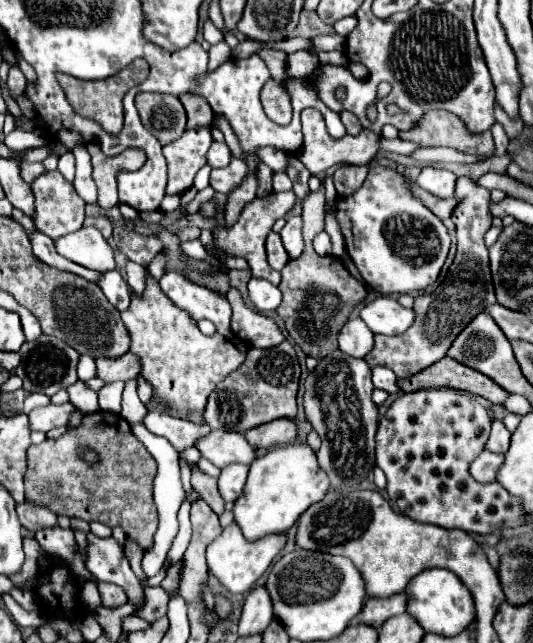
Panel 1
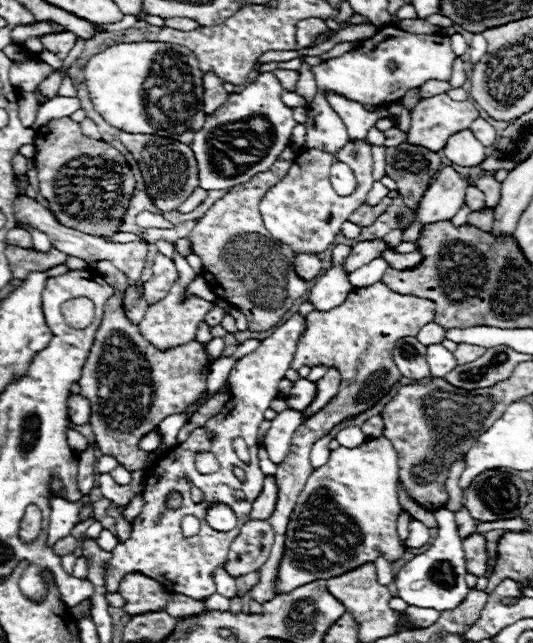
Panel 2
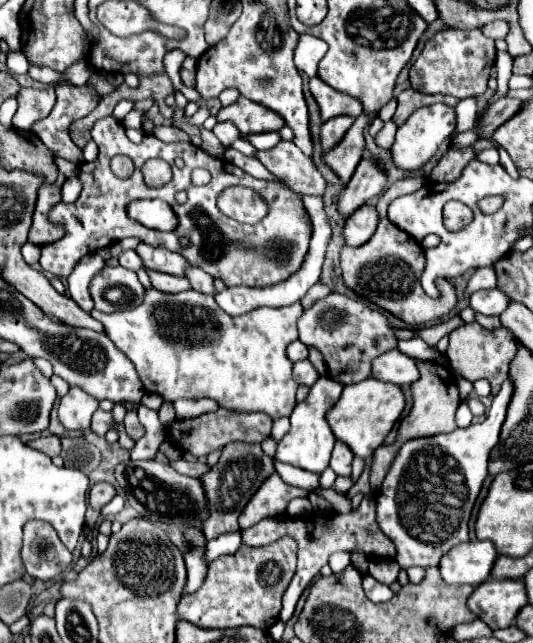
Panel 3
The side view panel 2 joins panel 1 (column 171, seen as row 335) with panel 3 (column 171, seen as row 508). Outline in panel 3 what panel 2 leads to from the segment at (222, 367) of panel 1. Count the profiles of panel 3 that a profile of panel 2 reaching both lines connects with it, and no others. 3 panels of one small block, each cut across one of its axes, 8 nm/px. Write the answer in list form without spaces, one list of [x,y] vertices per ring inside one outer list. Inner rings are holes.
[[[148,270],[148,276],[150,276],[150,282],[156,290],[160,292],[170,292],[170,294],[176,294],[176,292],[182,292],[182,290],[188,290],[190,284],[186,278],[182,276],[168,276],[164,272],[152,272]]]

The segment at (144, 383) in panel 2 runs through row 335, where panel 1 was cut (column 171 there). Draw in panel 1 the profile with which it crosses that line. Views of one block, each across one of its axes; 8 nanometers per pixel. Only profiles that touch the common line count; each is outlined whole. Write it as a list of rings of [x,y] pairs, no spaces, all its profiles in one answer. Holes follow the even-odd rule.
[[[156,92],[136,94],[136,108],[142,118],[142,124],[156,136],[160,134],[162,142],[172,142],[186,128],[186,112],[178,98],[164,96]]]

